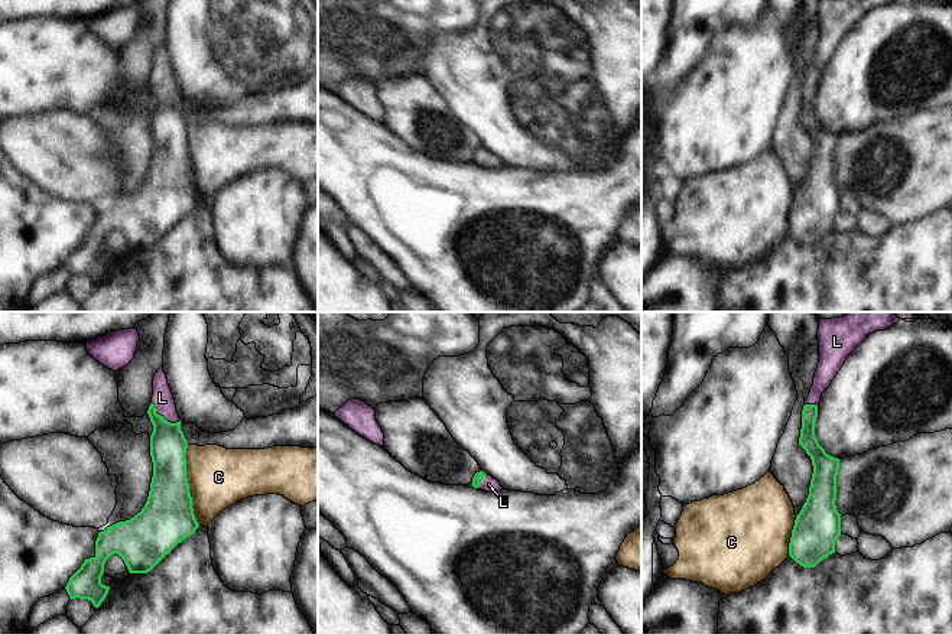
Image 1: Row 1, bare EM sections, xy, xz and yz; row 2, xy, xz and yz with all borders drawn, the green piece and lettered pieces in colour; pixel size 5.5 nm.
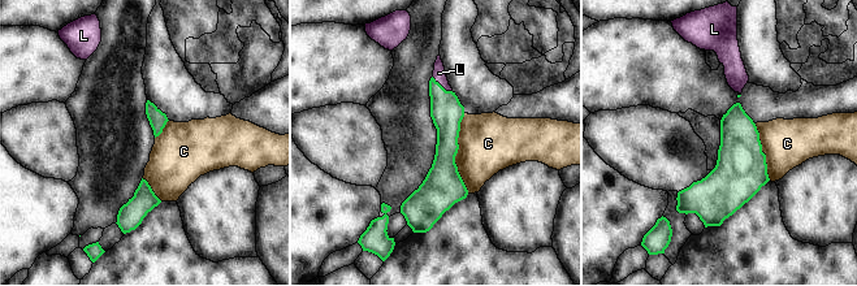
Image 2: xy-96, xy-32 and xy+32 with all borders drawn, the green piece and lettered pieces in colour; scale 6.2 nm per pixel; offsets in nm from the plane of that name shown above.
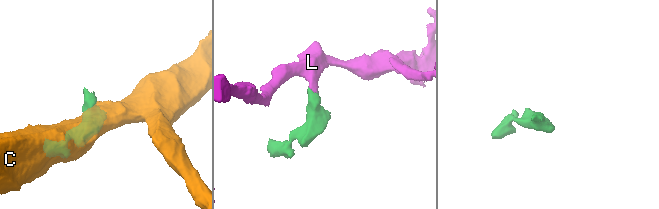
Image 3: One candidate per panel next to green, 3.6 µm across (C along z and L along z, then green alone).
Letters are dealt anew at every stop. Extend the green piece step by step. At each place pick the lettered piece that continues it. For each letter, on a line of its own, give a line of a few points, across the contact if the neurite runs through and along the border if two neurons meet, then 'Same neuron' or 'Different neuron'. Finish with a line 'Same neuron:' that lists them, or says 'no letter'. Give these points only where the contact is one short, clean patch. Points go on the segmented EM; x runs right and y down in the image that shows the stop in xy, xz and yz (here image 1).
C: Different neuron
L: Line: xy (168, 445), (162, 416), (162, 397). Same neuron
Same neuron: L

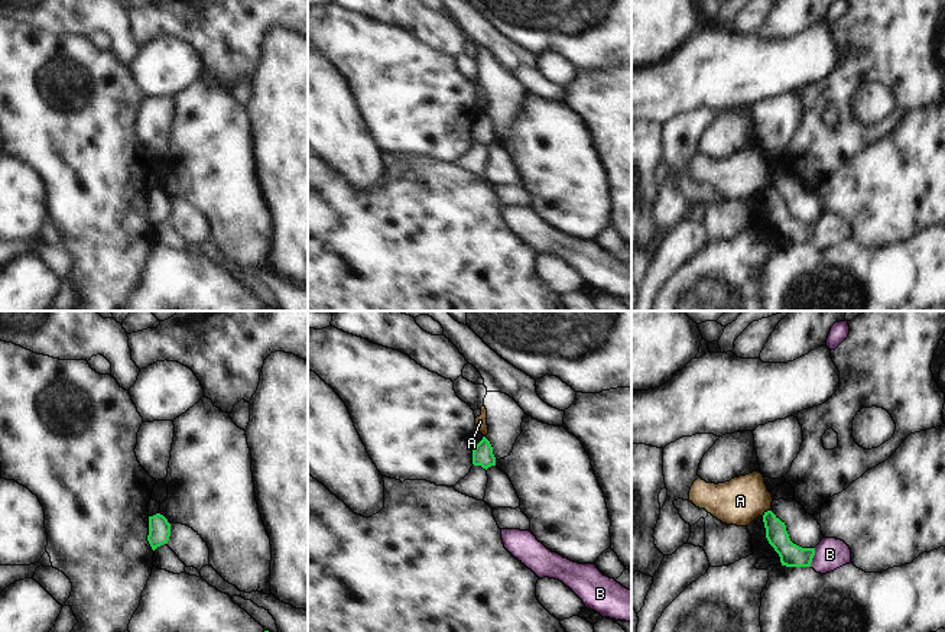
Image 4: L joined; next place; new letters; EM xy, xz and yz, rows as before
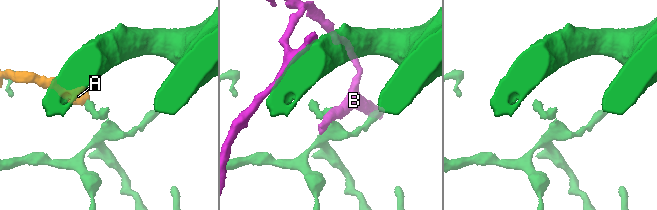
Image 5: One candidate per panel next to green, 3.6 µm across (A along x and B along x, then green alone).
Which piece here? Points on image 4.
A: Line: yz (770, 509), (762, 515). Different neuron
B: Line: yz (815, 548), (809, 566). Different neuron
Same neuron: no letter

